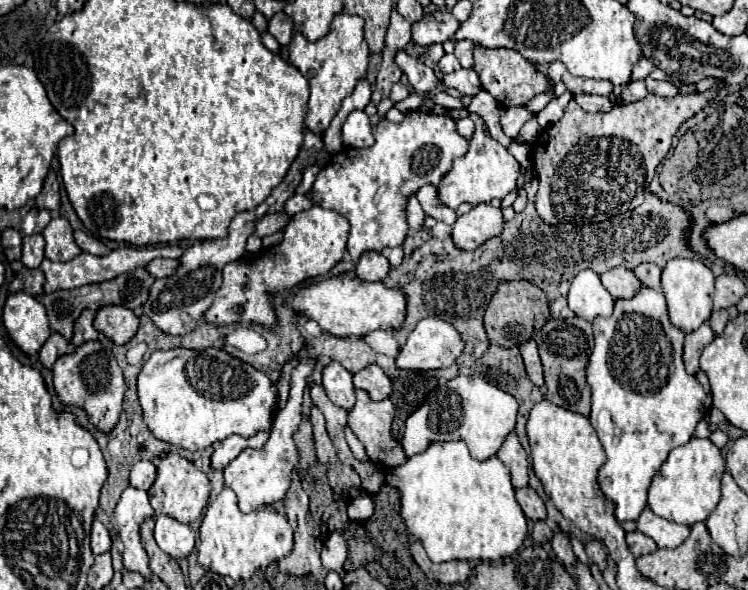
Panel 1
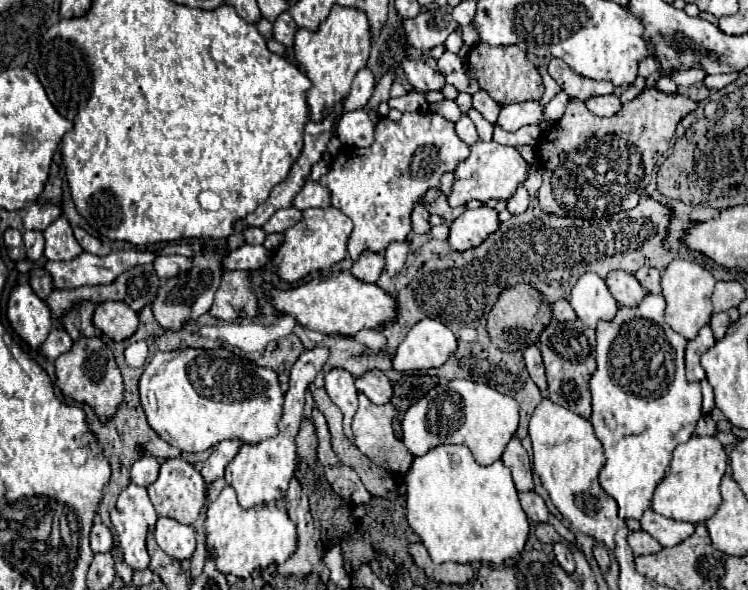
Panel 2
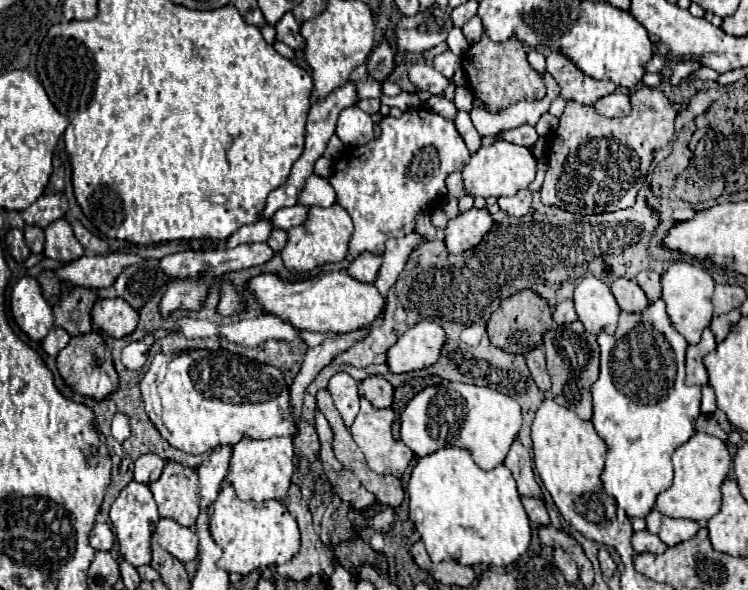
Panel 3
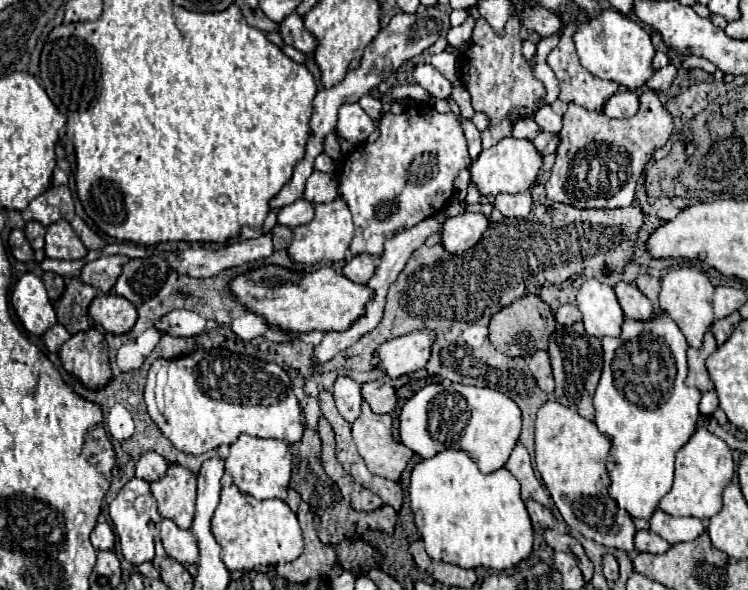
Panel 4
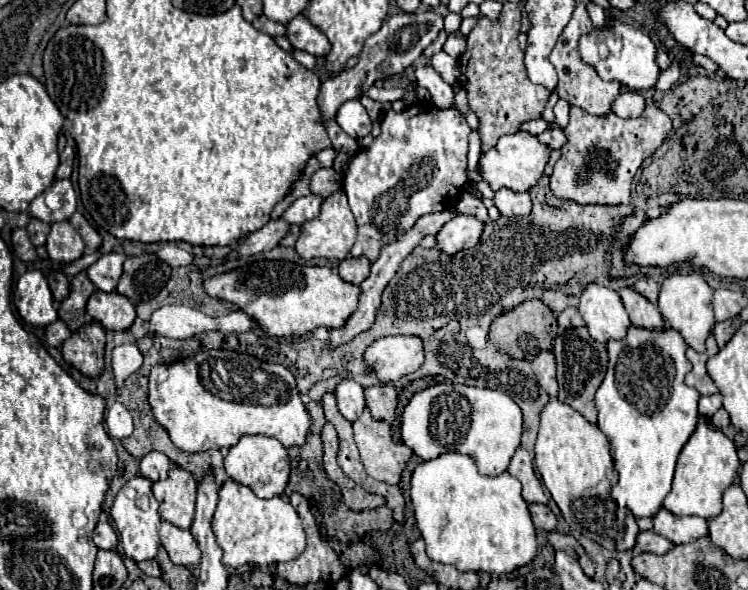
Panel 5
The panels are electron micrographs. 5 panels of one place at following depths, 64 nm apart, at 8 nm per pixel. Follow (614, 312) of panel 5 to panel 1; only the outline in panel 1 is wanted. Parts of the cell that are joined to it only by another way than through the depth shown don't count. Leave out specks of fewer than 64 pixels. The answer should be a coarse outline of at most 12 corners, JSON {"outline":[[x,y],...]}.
{"outline":[[592,270],[580,272],[568,292],[576,316],[610,316],[614,298]]}

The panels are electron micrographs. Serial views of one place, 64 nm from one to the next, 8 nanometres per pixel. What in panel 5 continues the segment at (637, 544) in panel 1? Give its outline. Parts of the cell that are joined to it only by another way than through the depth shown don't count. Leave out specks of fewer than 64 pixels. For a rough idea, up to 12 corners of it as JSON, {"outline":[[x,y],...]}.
{"outline":[[640,532],[642,552],[666,554],[674,548],[656,532]]}

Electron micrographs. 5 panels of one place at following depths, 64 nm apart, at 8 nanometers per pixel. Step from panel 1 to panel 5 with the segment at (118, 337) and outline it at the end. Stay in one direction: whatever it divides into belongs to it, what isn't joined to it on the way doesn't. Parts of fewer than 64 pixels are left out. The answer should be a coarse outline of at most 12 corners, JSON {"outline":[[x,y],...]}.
{"outline":[[96,290],[88,314],[106,330],[128,330],[132,302],[118,292]]}

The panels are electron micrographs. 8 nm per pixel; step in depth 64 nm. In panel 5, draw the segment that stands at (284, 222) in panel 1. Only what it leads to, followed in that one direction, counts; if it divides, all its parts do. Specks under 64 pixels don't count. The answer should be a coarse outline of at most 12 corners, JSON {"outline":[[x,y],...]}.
{"outline":[[302,196],[284,212],[290,224],[304,224],[320,214],[324,198]]}

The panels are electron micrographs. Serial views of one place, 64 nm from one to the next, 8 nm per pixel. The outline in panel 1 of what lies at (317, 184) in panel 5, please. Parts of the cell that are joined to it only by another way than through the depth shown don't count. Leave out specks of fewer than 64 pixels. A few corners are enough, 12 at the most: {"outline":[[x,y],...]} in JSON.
{"outline":[[294,194],[284,212],[294,216],[312,208],[316,202],[312,194]]}

